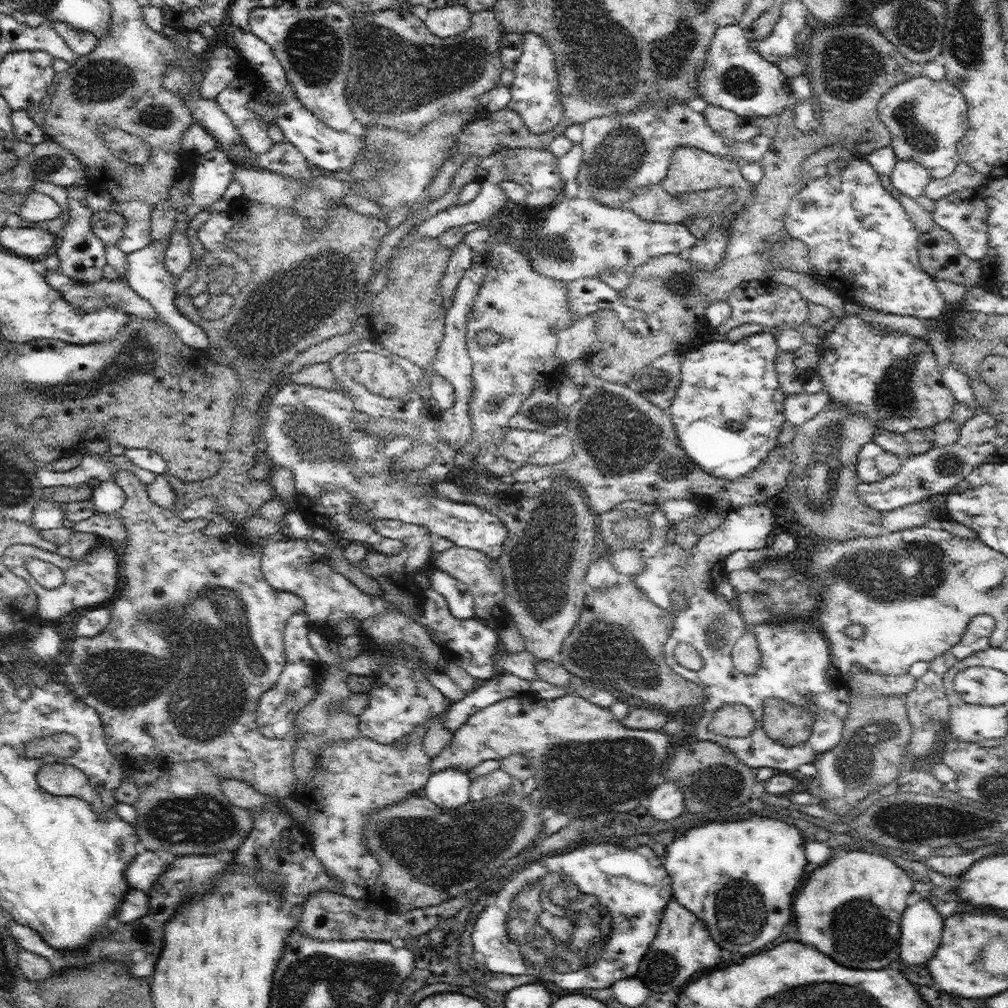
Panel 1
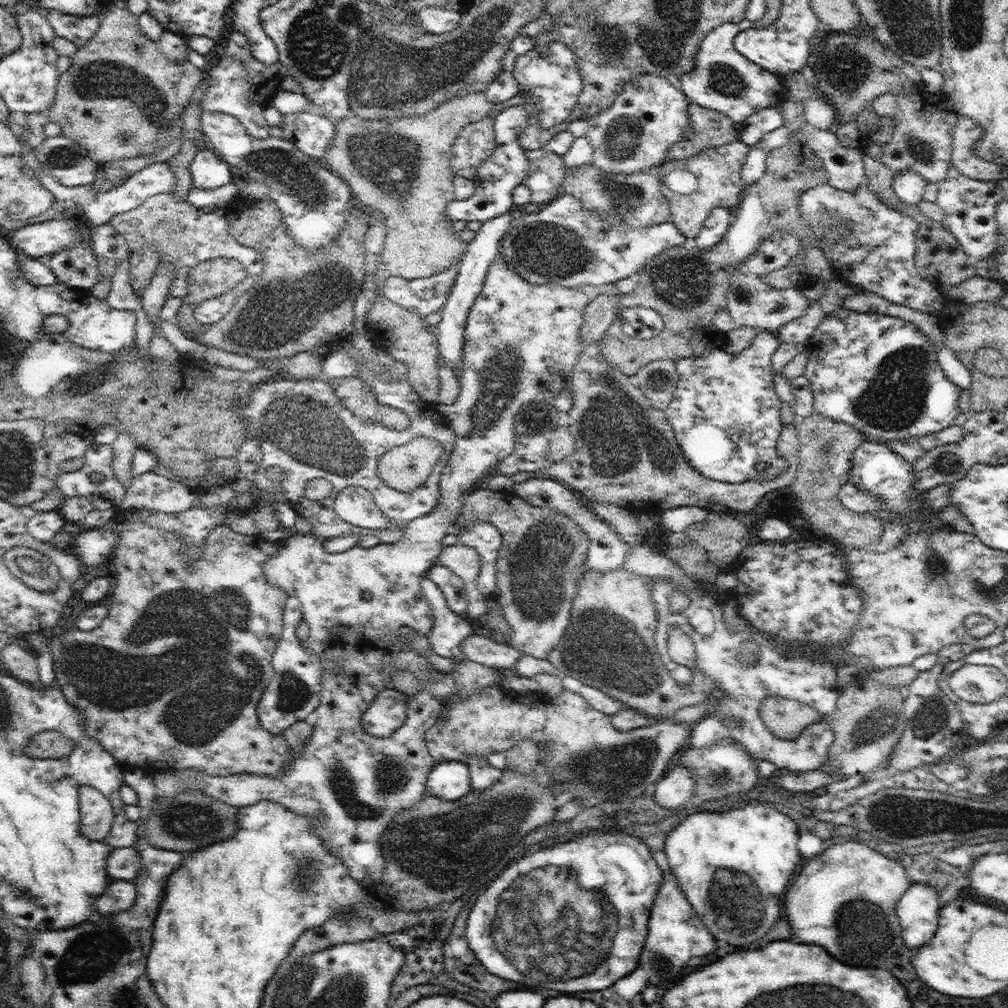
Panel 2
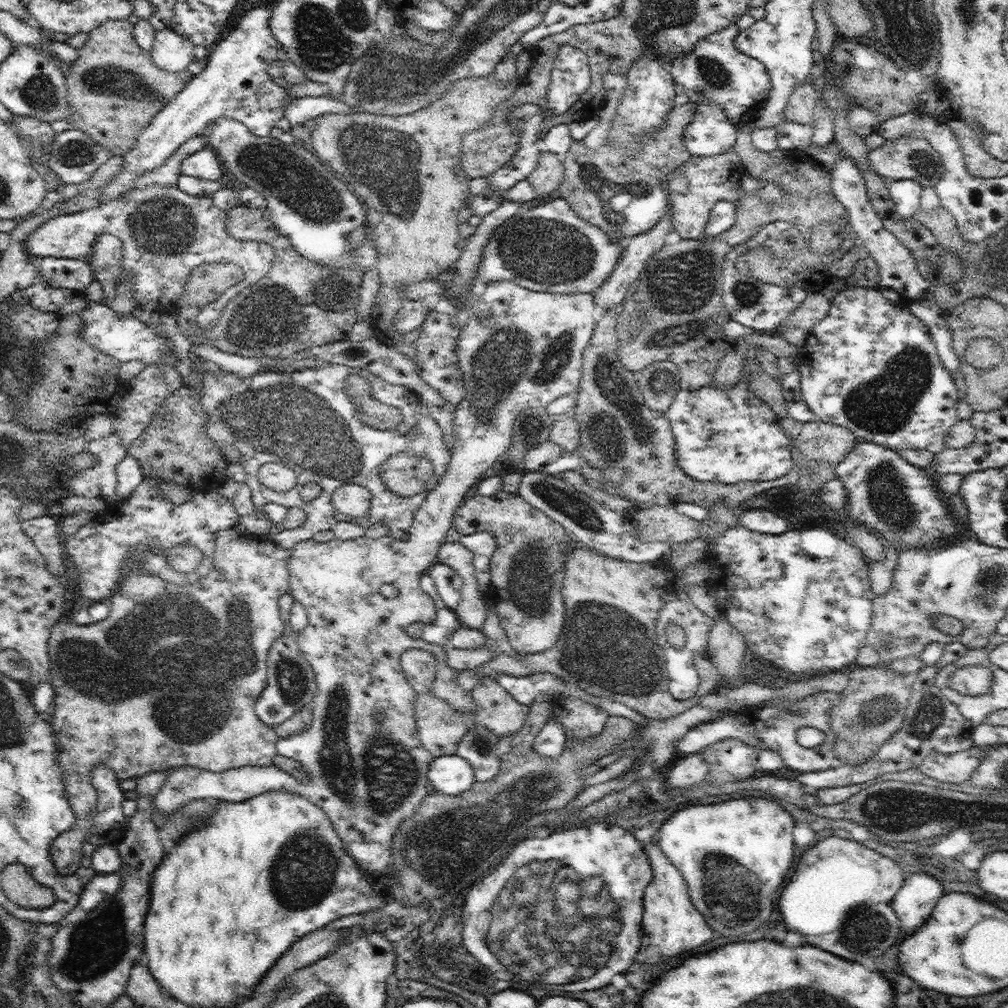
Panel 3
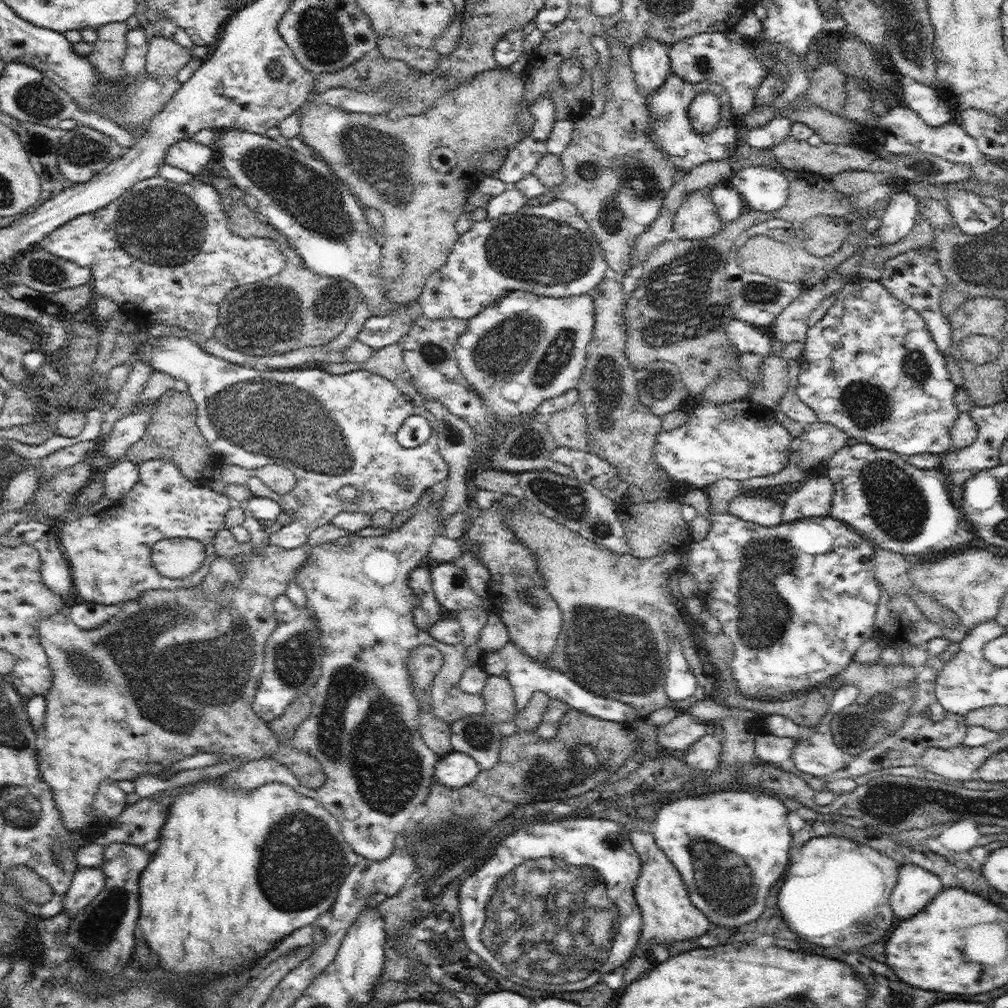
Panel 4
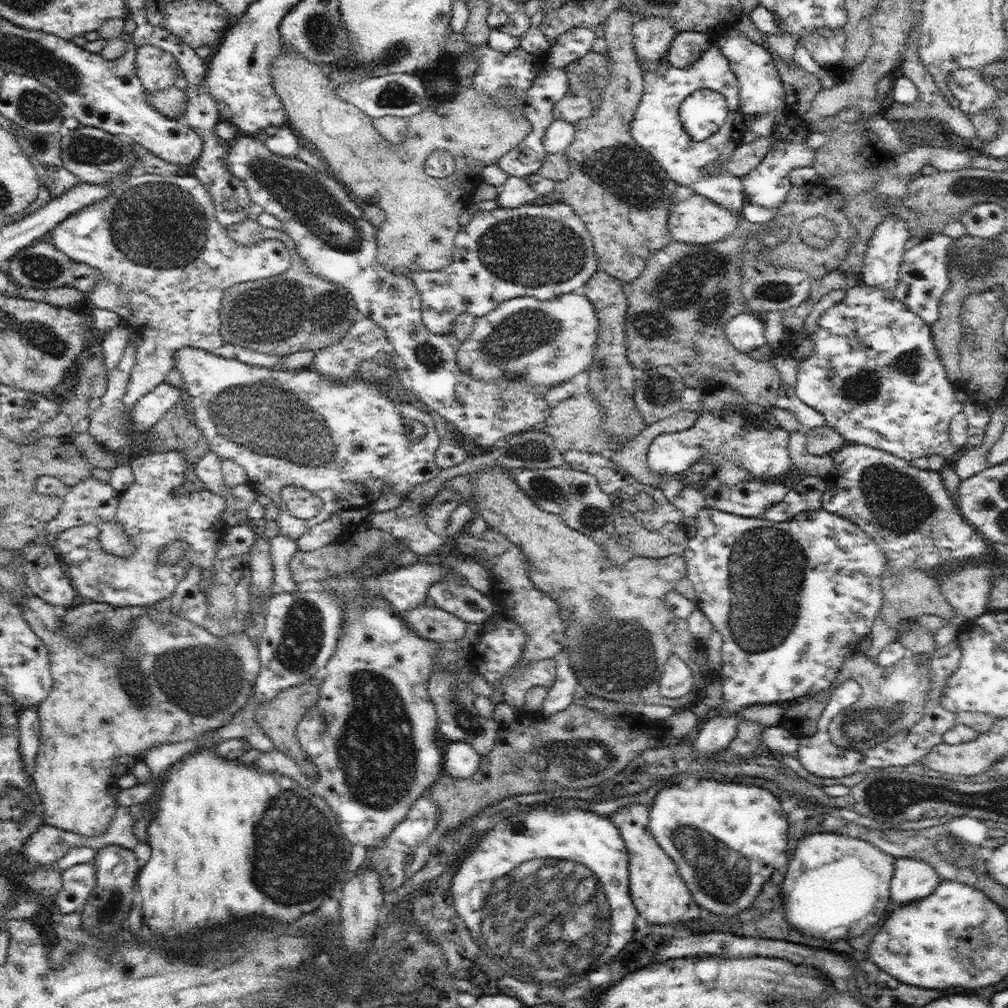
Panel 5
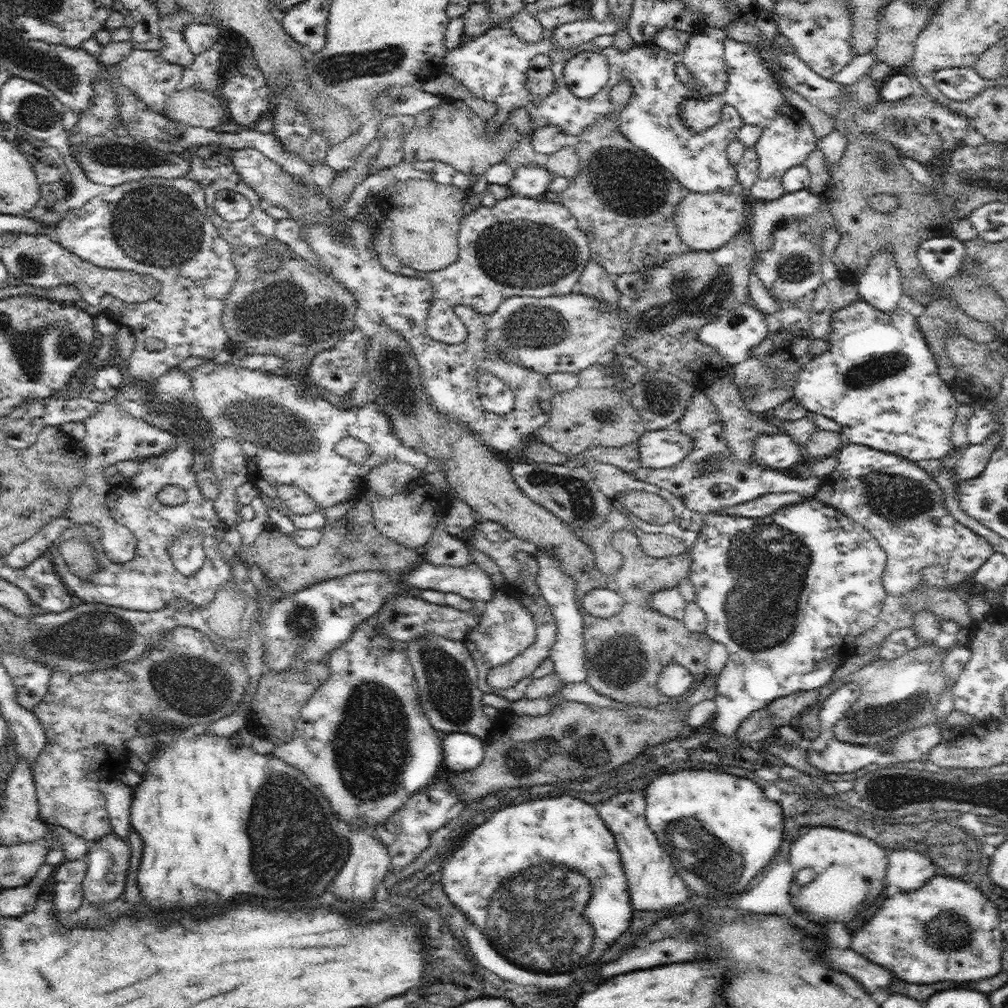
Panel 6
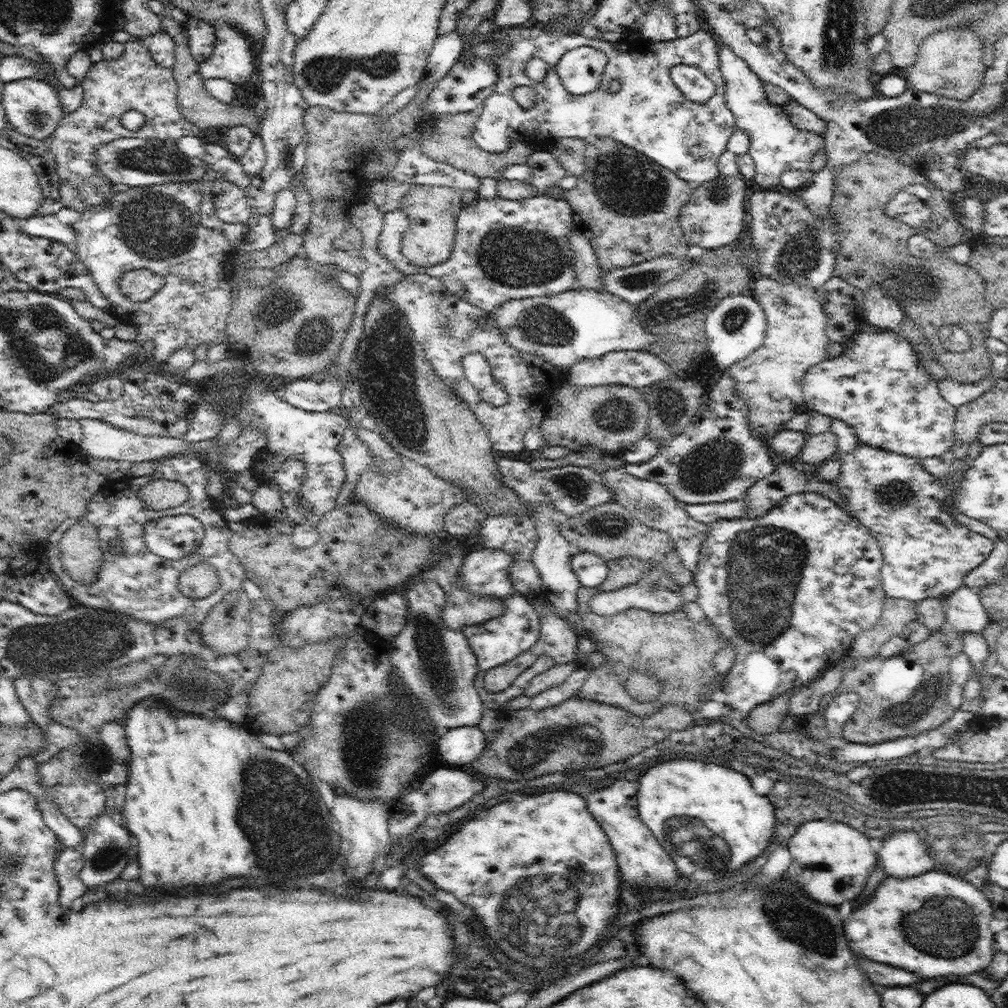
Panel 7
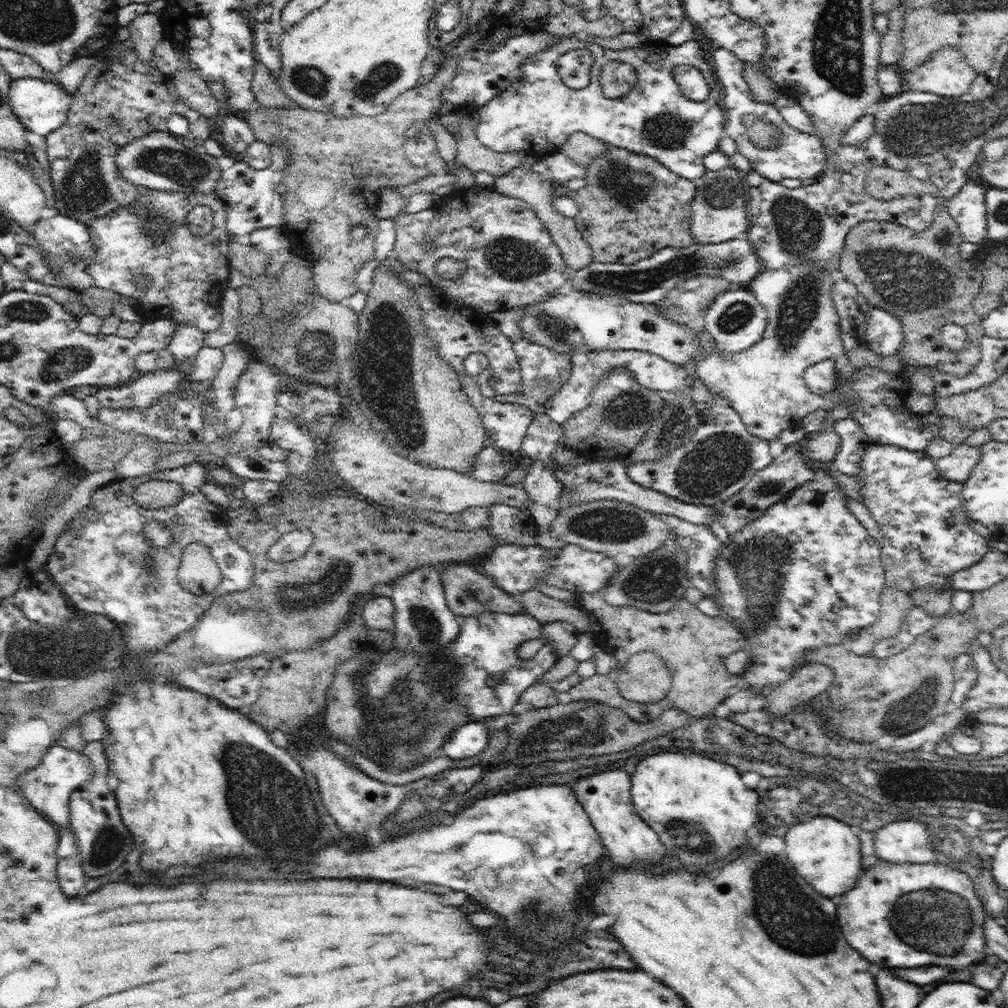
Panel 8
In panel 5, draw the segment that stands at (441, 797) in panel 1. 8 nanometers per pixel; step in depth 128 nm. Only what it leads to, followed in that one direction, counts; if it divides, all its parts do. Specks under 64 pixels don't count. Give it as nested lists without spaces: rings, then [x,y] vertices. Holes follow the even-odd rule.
[[[449,741],[444,747],[443,772],[460,780],[471,778],[480,768],[482,757],[466,742]]]

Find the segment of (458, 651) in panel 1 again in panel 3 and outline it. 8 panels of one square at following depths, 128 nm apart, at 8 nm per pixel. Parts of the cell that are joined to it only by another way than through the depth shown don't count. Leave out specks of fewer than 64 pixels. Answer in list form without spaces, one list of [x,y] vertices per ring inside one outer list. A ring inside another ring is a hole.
[[[422,574],[422,577],[420,577],[420,586],[435,602],[437,615],[434,621],[430,623],[422,621],[412,623],[407,628],[406,633],[414,639],[424,639],[425,645],[434,643],[446,648],[446,643],[448,643],[450,635],[454,635],[454,631],[458,627],[462,627],[462,624],[460,624],[456,613],[448,608],[439,597],[431,576]]]

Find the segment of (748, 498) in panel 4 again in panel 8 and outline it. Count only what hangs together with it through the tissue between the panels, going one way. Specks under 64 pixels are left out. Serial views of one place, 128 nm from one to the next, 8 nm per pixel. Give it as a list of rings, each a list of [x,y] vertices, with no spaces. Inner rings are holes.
[[[712,394],[708,412],[700,412],[700,424],[694,436],[680,448],[654,462],[636,462],[626,469],[640,486],[663,492],[688,504],[713,506],[740,491],[756,471],[773,461],[769,441],[748,432],[738,412],[720,394]]]

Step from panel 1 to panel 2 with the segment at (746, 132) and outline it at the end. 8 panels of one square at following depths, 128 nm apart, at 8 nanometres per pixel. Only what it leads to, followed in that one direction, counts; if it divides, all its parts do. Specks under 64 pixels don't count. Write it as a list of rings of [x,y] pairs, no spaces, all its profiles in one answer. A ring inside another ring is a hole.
[[[690,103],[688,116],[690,116],[688,137],[680,139],[670,147],[670,155],[667,158],[669,162],[682,162],[683,159],[698,154],[701,150],[719,147],[743,138],[743,124],[734,122],[724,112]]]

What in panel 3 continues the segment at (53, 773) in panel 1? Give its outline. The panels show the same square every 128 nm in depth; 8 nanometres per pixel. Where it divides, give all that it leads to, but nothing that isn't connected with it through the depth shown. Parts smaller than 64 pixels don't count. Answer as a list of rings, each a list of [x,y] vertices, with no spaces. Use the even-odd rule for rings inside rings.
[[[230,528],[230,530],[222,531],[216,538],[212,569],[204,578],[197,580],[194,584],[186,586],[178,586],[178,584],[172,584],[172,582],[168,584],[160,576],[156,576],[156,574],[152,576],[150,572],[140,572],[136,568],[136,564],[130,564],[130,566],[124,566],[122,586],[115,593],[116,599],[109,602],[111,610],[107,619],[91,625],[79,625],[72,620],[62,619],[50,629],[48,652],[51,664],[48,678],[52,682],[52,688],[55,688],[55,700],[48,713],[48,721],[59,745],[57,763],[62,768],[61,780],[65,785],[65,797],[76,815],[74,828],[63,832],[60,837],[56,837],[54,842],[50,843],[50,859],[61,875],[74,874],[74,871],[78,869],[83,858],[84,839],[90,835],[90,827],[95,824],[94,808],[98,804],[98,797],[91,778],[94,766],[98,766],[98,764],[108,766],[118,774],[121,781],[146,776],[148,773],[158,772],[159,770],[183,767],[184,765],[192,765],[196,769],[212,772],[224,772],[246,765],[273,766],[274,758],[277,756],[279,737],[274,728],[267,726],[265,722],[258,719],[255,706],[260,693],[266,687],[270,647],[277,637],[282,635],[283,631],[284,623],[280,614],[279,600],[289,590],[288,558],[290,558],[289,549],[278,546],[265,536],[240,532],[236,528]],[[114,670],[116,670],[116,676],[122,676],[122,682],[120,682],[120,678],[116,678],[116,692],[114,692]]]

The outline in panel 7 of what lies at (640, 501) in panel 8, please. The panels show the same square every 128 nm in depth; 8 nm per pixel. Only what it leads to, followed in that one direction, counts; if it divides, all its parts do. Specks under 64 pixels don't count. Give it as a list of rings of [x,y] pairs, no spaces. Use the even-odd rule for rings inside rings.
[[[499,454],[494,456],[494,460],[502,476],[502,482],[508,488],[512,488],[520,500],[530,503],[548,501],[550,505],[554,503],[554,507],[569,518],[575,518],[576,515],[582,514],[582,511],[609,502],[614,497],[610,487],[606,487],[604,472],[588,466],[567,465],[536,471],[526,461],[505,458]],[[739,499],[726,502],[709,502],[708,504],[685,504],[688,514],[690,514],[693,520],[702,522],[708,526],[711,526],[714,522],[721,519],[735,520],[740,516],[744,518],[748,513],[748,506],[746,506],[745,499]]]

